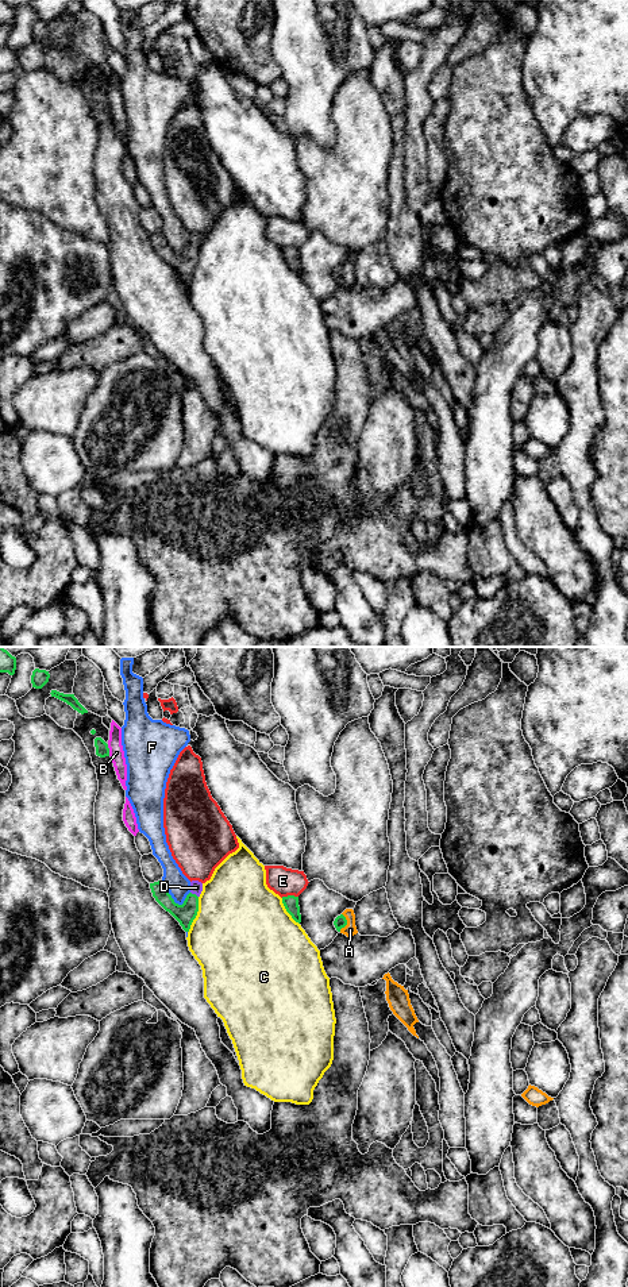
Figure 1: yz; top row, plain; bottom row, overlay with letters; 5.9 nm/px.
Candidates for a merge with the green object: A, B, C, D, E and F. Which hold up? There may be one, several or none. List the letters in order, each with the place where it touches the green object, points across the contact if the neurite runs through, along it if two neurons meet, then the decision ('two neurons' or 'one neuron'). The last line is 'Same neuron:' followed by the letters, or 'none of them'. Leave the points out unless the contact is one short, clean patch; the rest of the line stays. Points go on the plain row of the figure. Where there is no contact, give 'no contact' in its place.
A: contact yz (346, 274); way yz (341, 273), (346, 274), (350, 281); one neuron
B: contact yz (108, 101); two neurons
C: contact yz (196, 266); two neurons
D: contact yz (195, 246); two neurons
E: contact yz (289, 247); two neurons
F: contact yz (169, 246); two neurons
Same neuron: A

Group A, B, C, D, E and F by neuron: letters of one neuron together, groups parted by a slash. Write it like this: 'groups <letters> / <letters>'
groups A / B / C / D / E / F

